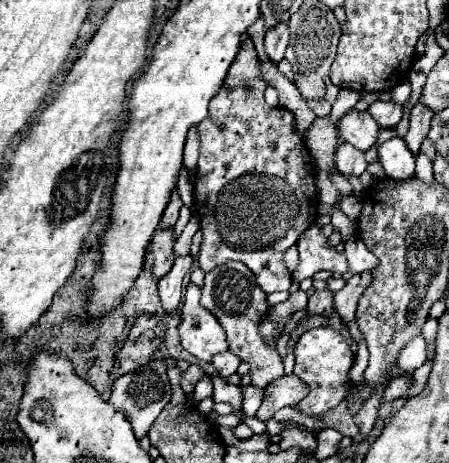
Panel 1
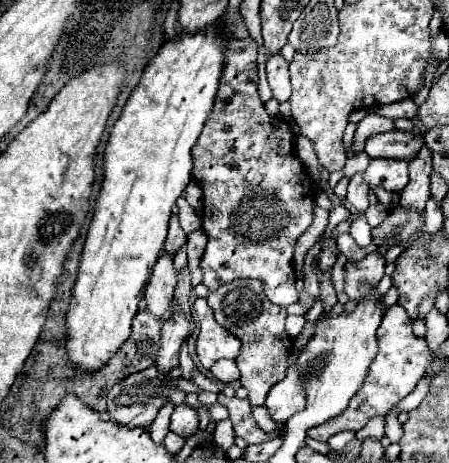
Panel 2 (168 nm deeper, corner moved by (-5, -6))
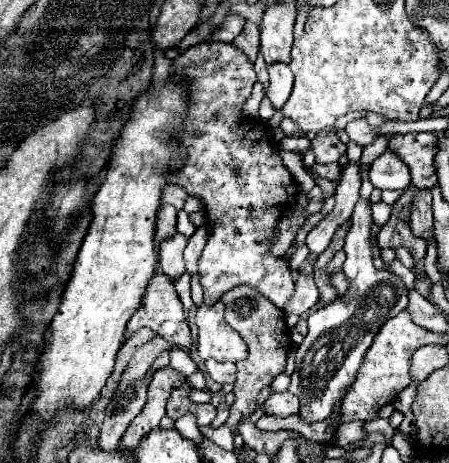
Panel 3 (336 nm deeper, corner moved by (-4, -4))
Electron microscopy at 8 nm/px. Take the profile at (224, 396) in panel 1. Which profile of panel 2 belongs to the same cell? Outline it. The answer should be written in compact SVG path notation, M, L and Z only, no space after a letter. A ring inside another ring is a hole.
M219 393L219 403L229 409L229 419L233 423L235 435L245 439L247 445L263 443L263 441L269 441L269 439L275 439L281 435L281 433L265 433L259 429L259 425L255 423L255 419L251 415L251 405L247 399L237 399L237 397L229 399L223 393Z

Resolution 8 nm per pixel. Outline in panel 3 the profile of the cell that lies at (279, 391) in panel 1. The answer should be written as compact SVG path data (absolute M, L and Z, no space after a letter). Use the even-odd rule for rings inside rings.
M284 391L284 393L272 393L266 403L264 403L264 411L268 415L278 415L278 417L290 417L290 415L296 415L300 409L300 401Z

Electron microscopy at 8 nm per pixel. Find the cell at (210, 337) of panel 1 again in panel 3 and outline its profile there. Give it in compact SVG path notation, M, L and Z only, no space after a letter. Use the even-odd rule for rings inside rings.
M200 305L196 311L198 325L198 353L202 361L242 361L246 353L244 339L224 321L224 305Z

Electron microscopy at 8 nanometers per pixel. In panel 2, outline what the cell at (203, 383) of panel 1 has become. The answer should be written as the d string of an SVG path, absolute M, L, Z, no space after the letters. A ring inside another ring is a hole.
M193 369L193 371L191 371L191 381L193 381L199 389L203 389L203 391L215 391L215 393L219 391L217 385L215 385L215 381L211 381L209 377L205 377L199 369Z

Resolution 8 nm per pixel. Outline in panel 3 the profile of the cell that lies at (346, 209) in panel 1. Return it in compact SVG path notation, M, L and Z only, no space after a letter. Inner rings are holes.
M379 201L376 205L372 205L372 217L374 217L374 223L376 225L384 225L390 218L392 206Z

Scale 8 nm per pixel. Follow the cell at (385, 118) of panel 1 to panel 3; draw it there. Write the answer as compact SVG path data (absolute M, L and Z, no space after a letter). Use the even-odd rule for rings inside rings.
M356 119L356 121L348 123L348 125L346 125L346 133L348 133L350 141L358 143L360 147L372 145L372 141L376 139L376 133L374 133L374 129L368 125L366 119Z

